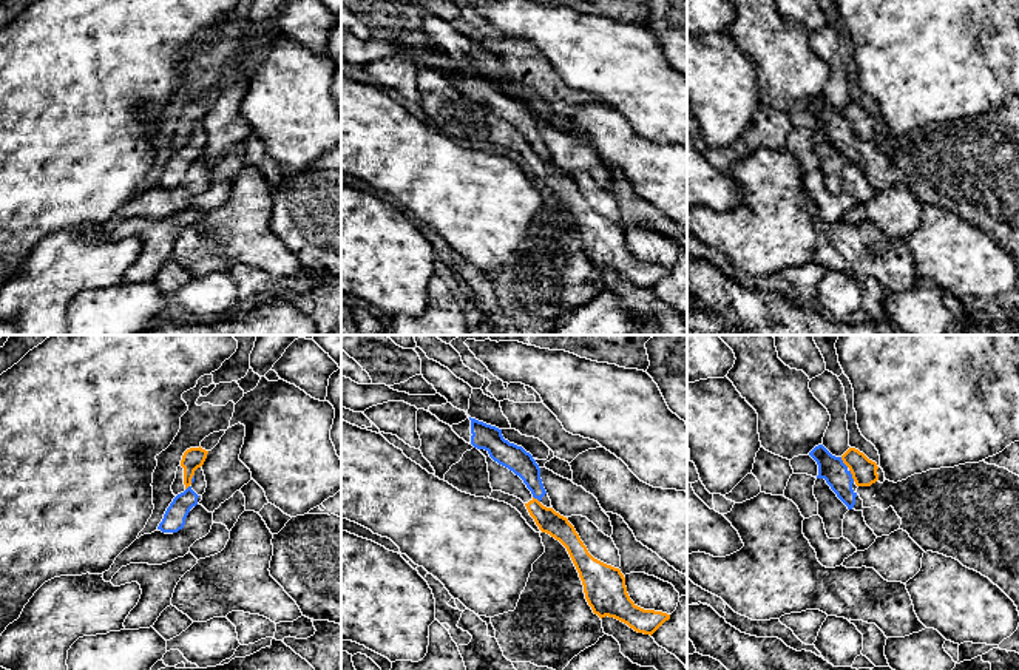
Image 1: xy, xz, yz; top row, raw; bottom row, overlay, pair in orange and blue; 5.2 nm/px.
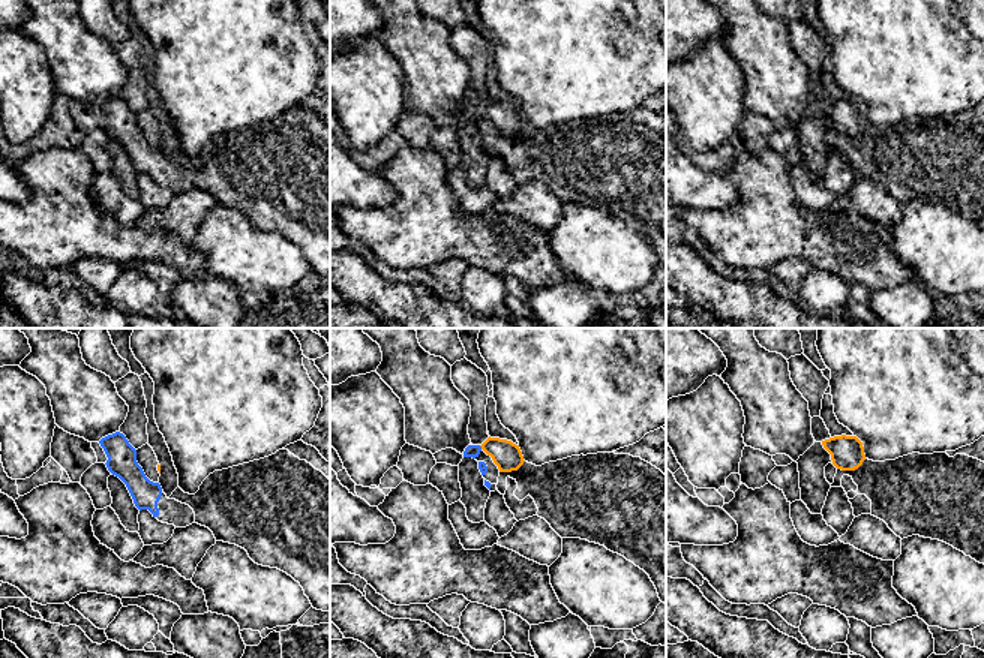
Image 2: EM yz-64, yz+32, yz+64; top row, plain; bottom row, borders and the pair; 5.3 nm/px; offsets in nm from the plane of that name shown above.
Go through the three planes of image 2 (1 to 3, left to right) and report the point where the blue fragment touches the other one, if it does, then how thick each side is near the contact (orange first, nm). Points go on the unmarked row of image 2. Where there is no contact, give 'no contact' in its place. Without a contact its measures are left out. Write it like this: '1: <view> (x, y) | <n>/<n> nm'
1: no contact
2: yz+32 (480, 110) | 160/70 nm
3: no contact

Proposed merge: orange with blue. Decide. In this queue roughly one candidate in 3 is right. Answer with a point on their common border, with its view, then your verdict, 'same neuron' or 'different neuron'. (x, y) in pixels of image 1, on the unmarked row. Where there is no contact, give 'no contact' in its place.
yz (853, 130) | different neuron

